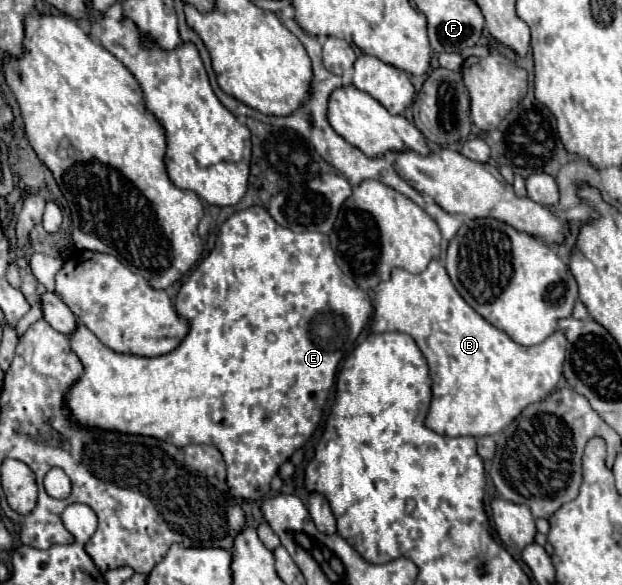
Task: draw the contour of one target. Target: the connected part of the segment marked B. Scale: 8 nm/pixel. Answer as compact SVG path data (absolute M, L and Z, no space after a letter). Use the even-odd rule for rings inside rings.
M430 261L430 265L418 275L408 273L404 269L394 269L390 281L384 281L376 287L372 329L374 333L400 331L412 335L416 345L424 353L430 367L430 377L434 381L434 397L430 403L430 413L426 417L426 425L438 435L496 435L506 425L510 425L510 421L514 421L514 417L518 417L518 413L530 403L538 403L546 395L550 395L562 379L562 363L566 351L566 335L562 331L556 331L546 341L532 347L518 345L504 331L496 329L482 315L478 315L460 297L440 261Z

